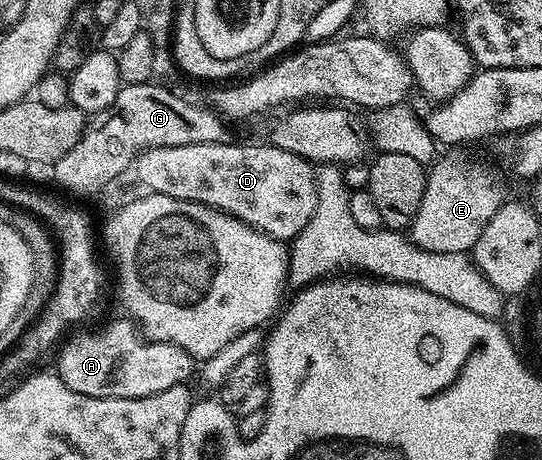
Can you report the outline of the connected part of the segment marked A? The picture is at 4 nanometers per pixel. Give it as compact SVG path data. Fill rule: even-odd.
M123 321L112 322L93 334L73 333L69 342L59 347L54 370L70 392L95 398L141 398L189 381L187 378L194 374L194 359L185 350L169 342L153 342L144 337L135 322Z

